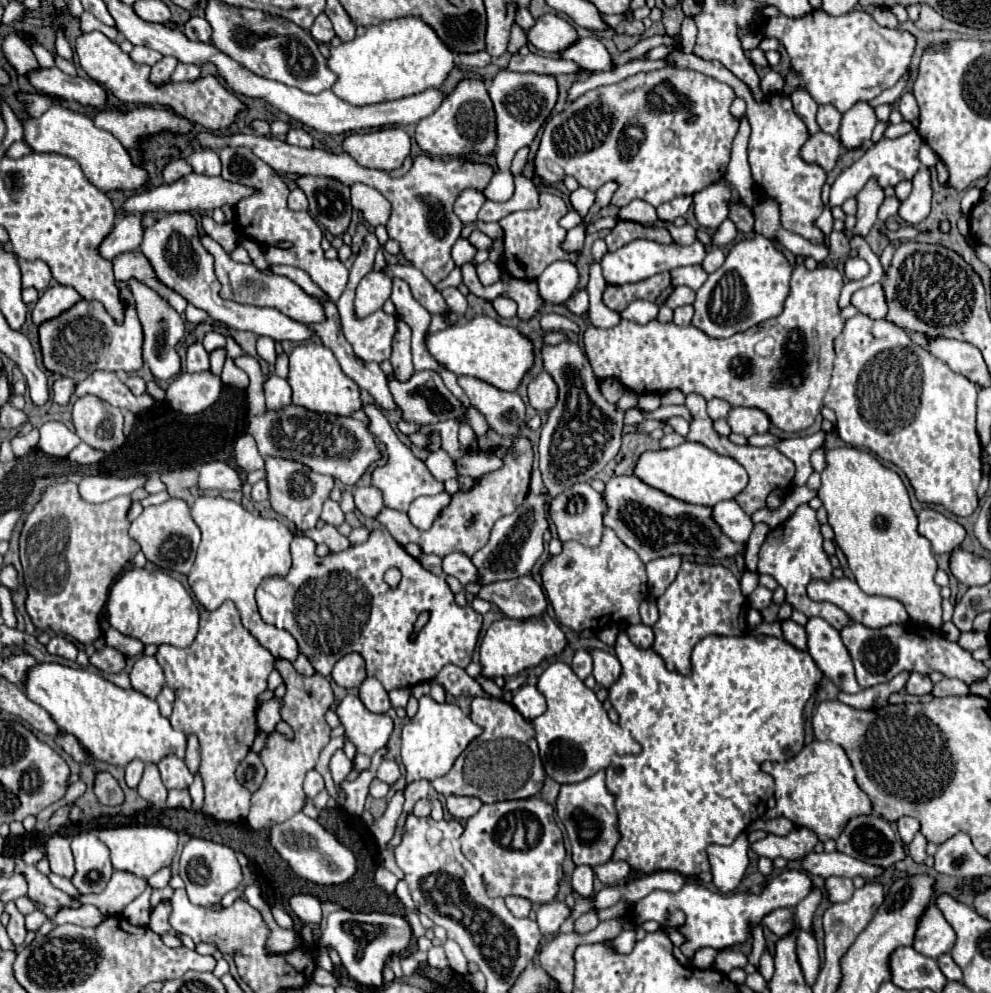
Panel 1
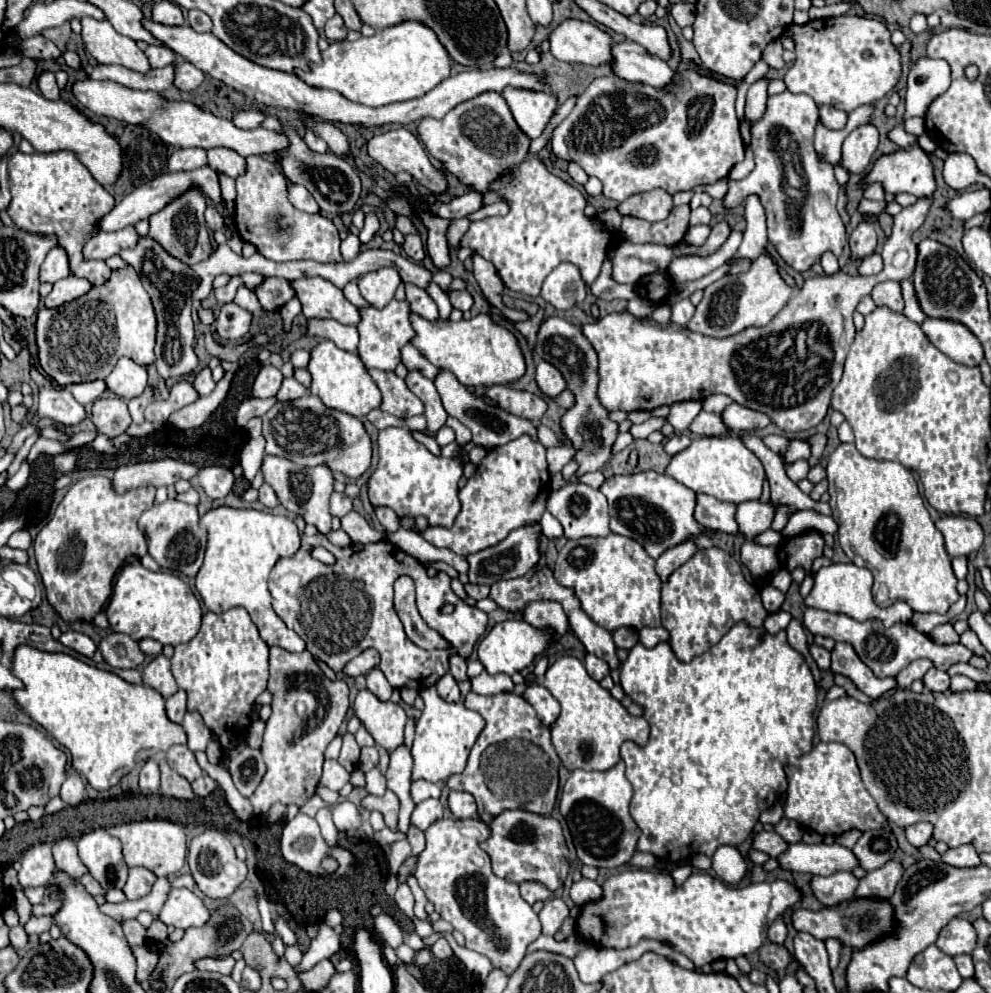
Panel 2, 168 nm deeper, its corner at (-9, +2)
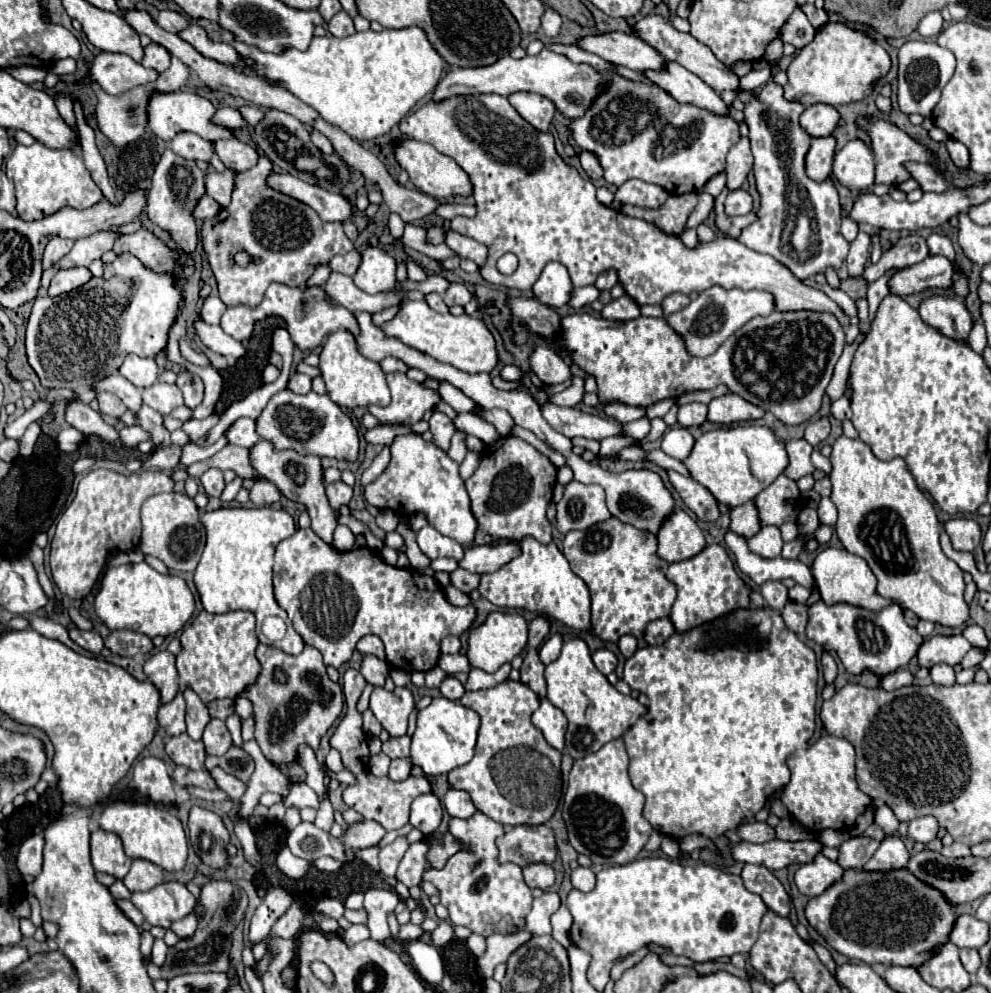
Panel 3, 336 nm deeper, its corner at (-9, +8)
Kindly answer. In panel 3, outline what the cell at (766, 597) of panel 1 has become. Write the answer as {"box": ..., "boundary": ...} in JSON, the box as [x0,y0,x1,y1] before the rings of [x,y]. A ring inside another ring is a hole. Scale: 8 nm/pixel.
{"box":[761,582,789,612],"boundary":[[[765,582],[765,584],[761,586],[761,594],[763,594],[765,602],[767,602],[771,608],[775,608],[777,612],[781,612],[783,606],[785,606],[785,602],[789,600],[787,588],[785,588],[781,582]]]}

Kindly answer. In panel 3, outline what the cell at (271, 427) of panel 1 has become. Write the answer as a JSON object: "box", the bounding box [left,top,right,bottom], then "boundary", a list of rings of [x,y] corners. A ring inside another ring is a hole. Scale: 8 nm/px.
{"box":[255,388,359,462],"boundary":[[[285,388],[267,402],[255,424],[257,434],[265,440],[271,440],[275,448],[291,448],[299,454],[345,458],[351,462],[357,460],[359,454],[359,436],[353,422],[329,396],[319,396],[315,392],[301,396]]]}

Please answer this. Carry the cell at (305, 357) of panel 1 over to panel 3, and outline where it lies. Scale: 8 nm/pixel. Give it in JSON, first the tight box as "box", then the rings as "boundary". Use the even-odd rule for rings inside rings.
{"box":[319,330,391,408],"boundary":[[[335,330],[335,332],[329,334],[329,338],[323,346],[323,352],[321,352],[319,368],[323,372],[323,380],[327,384],[329,398],[339,406],[367,408],[371,404],[387,406],[391,402],[391,394],[389,394],[389,388],[387,388],[387,382],[385,382],[385,372],[381,370],[379,362],[367,360],[357,350],[355,336],[349,330]]]}

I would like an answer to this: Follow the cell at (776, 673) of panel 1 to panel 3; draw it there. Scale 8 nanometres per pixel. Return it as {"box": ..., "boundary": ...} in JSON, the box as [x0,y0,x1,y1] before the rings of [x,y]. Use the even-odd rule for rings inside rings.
{"box":[623,604,817,840],"boundary":[[[767,604],[763,608],[751,606],[751,608],[739,608],[733,610],[717,620],[711,620],[703,626],[691,628],[687,632],[675,632],[669,640],[665,640],[661,646],[645,646],[639,648],[627,662],[625,662],[625,672],[623,680],[637,692],[643,692],[649,698],[649,710],[645,716],[641,716],[635,726],[631,726],[625,734],[625,746],[629,754],[629,778],[637,790],[645,794],[645,818],[653,826],[661,826],[663,834],[673,836],[675,840],[687,834],[701,834],[709,840],[715,840],[723,836],[727,830],[735,830],[739,824],[749,822],[755,818],[755,814],[765,806],[767,798],[783,788],[789,782],[789,768],[787,768],[787,758],[795,750],[805,750],[809,738],[813,736],[815,730],[815,700],[817,700],[817,660],[815,652],[797,638],[795,632],[791,632],[781,614]]]}

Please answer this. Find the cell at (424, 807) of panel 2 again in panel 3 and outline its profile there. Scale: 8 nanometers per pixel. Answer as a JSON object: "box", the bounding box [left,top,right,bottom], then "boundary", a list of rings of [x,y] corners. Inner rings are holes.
{"box":[411,794,443,836],"boundary":[[[423,794],[411,804],[411,824],[425,836],[433,834],[443,818],[443,806],[435,794]]]}

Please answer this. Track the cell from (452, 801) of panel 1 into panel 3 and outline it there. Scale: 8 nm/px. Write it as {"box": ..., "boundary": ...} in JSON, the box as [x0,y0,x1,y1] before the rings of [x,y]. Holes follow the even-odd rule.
{"box":[443,788,477,818],"boundary":[[[455,788],[447,790],[447,794],[443,798],[443,806],[449,812],[449,816],[453,816],[453,818],[469,818],[477,810],[471,802],[471,796],[467,792],[455,790]]]}

